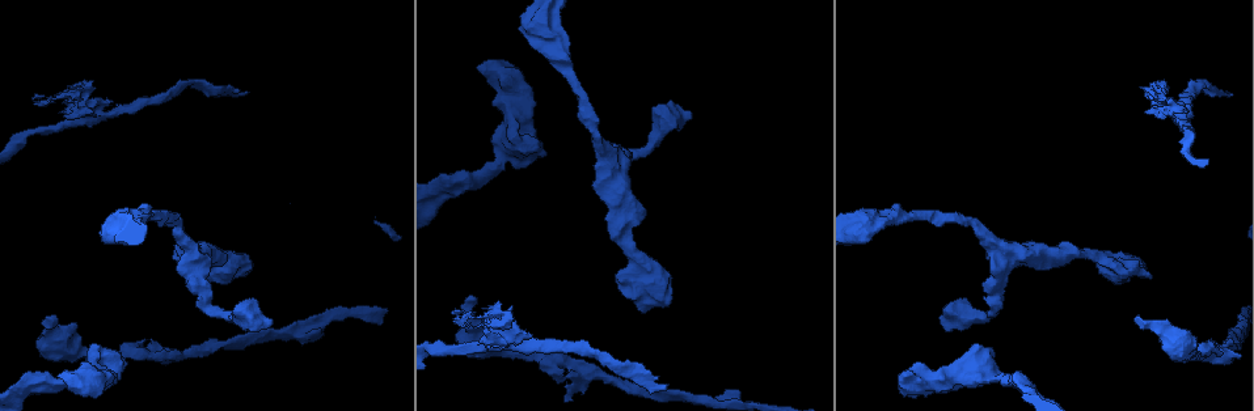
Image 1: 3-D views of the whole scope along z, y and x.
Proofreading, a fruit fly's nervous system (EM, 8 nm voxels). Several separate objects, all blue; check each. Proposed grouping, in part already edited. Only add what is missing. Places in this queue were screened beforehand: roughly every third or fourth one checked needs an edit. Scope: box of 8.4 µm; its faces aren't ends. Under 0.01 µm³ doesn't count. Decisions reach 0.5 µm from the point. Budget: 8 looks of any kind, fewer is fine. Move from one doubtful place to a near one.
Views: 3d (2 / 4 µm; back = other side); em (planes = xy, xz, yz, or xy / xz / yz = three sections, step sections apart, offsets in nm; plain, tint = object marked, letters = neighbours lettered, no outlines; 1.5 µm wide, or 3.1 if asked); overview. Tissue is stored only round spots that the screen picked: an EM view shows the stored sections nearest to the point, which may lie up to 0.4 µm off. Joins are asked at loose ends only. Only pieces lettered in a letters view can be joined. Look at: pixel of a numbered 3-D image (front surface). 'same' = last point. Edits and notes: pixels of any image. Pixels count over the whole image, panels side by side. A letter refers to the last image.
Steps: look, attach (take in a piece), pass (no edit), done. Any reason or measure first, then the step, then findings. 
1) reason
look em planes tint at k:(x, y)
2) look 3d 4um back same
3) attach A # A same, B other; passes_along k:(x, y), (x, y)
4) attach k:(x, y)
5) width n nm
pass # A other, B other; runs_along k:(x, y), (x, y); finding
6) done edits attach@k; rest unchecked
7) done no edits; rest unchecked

look em planes letters at 1:(516, 142)

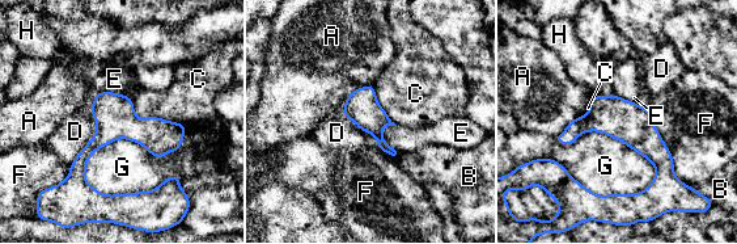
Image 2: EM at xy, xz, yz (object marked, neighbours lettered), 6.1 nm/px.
pass # A other, B other, C other, D other, E other, F other, G other, H other; no lettered piece goes on from it

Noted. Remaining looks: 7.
branch stops here
look em planes letters at 1:(92, 81)

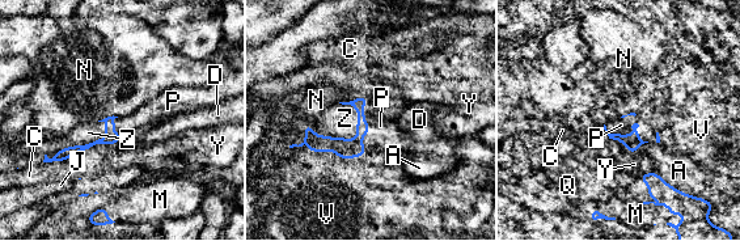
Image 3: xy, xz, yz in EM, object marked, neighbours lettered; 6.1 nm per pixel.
longest_contact V 400 nm
pass # A other, C other, D other, J other, M other, N other, P other, Q other, V other, Y other, Z other; runs_along 3:(363, 100), (351, 144), (312, 148); no lettered piece goes on from it

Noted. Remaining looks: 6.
an open end
look em planes letters at 1:(1144, 275)

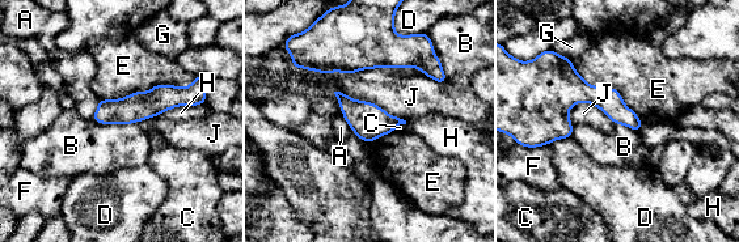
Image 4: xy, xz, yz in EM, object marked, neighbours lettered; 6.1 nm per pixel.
pass # A other, B other, C other, D other, E other, F other, G other, H other, J other; runs_along 4:(194, 100), (159, 98), (97, 118); no lettered piece goes on from it

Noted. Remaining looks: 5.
done no edits; rest unchecked

